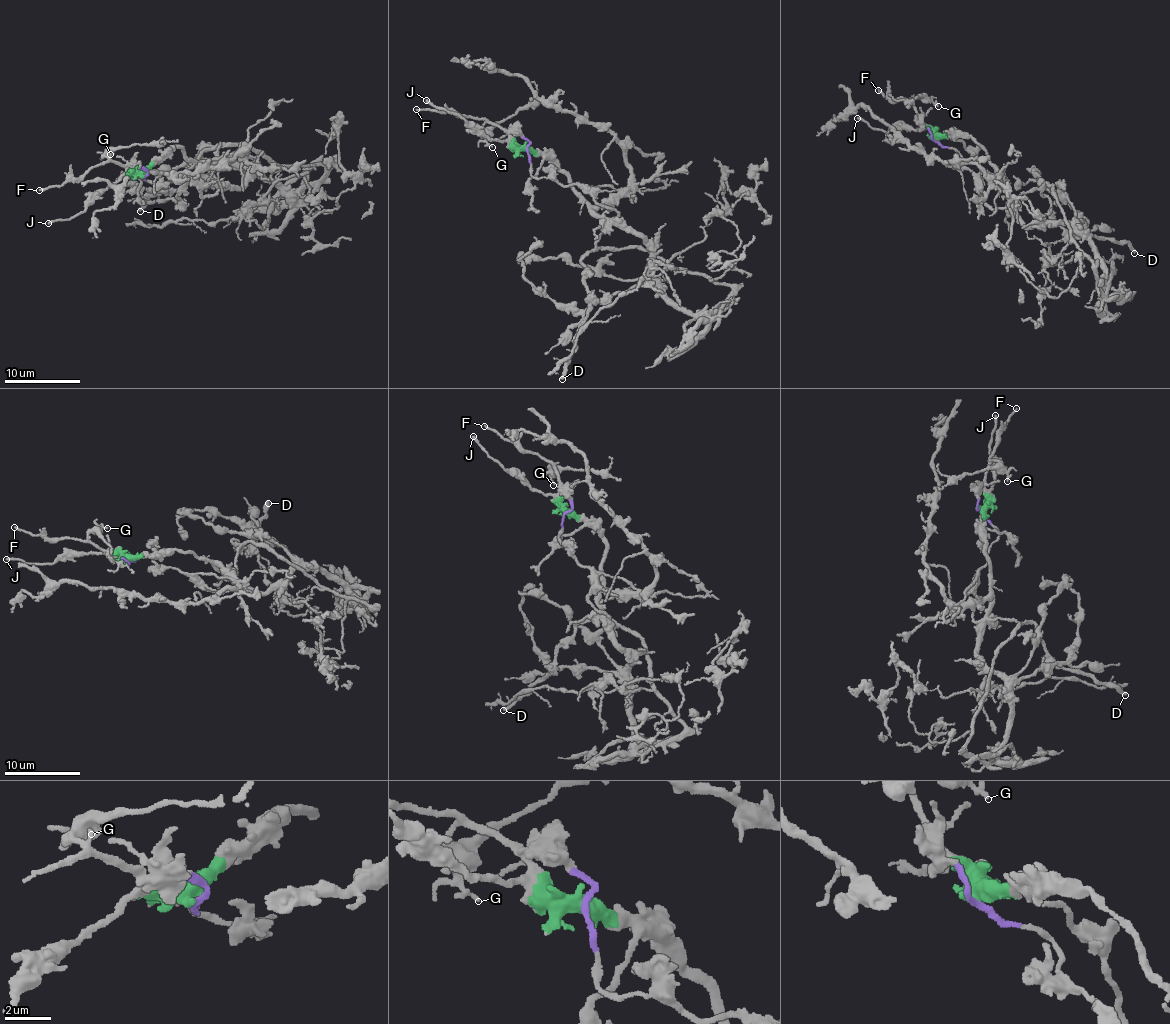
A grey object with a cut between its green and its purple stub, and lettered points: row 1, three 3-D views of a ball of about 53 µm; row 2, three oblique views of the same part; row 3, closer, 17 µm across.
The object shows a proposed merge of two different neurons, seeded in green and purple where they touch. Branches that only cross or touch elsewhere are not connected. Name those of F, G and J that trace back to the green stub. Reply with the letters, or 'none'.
F, G, J

